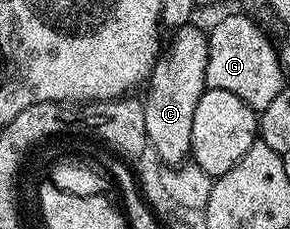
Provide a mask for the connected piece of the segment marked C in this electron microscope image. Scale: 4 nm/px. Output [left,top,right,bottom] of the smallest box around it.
[143,23,208,166]

